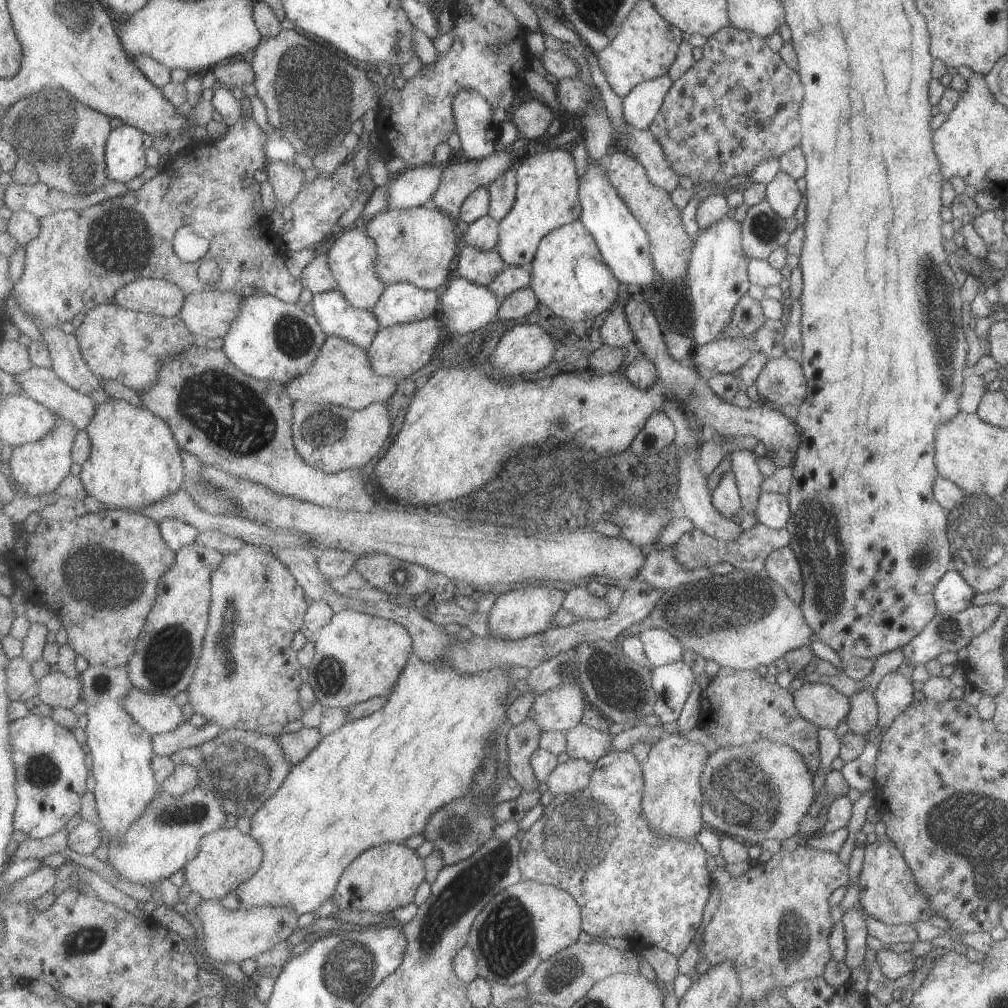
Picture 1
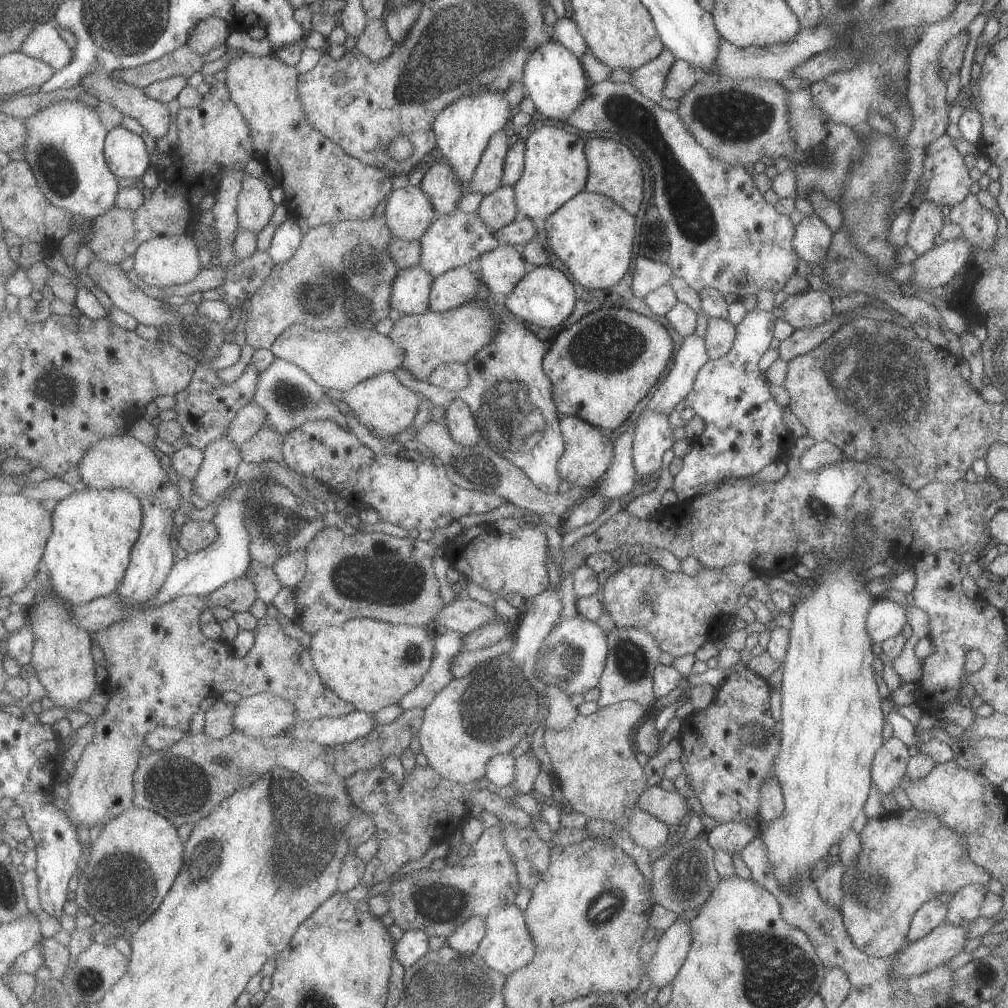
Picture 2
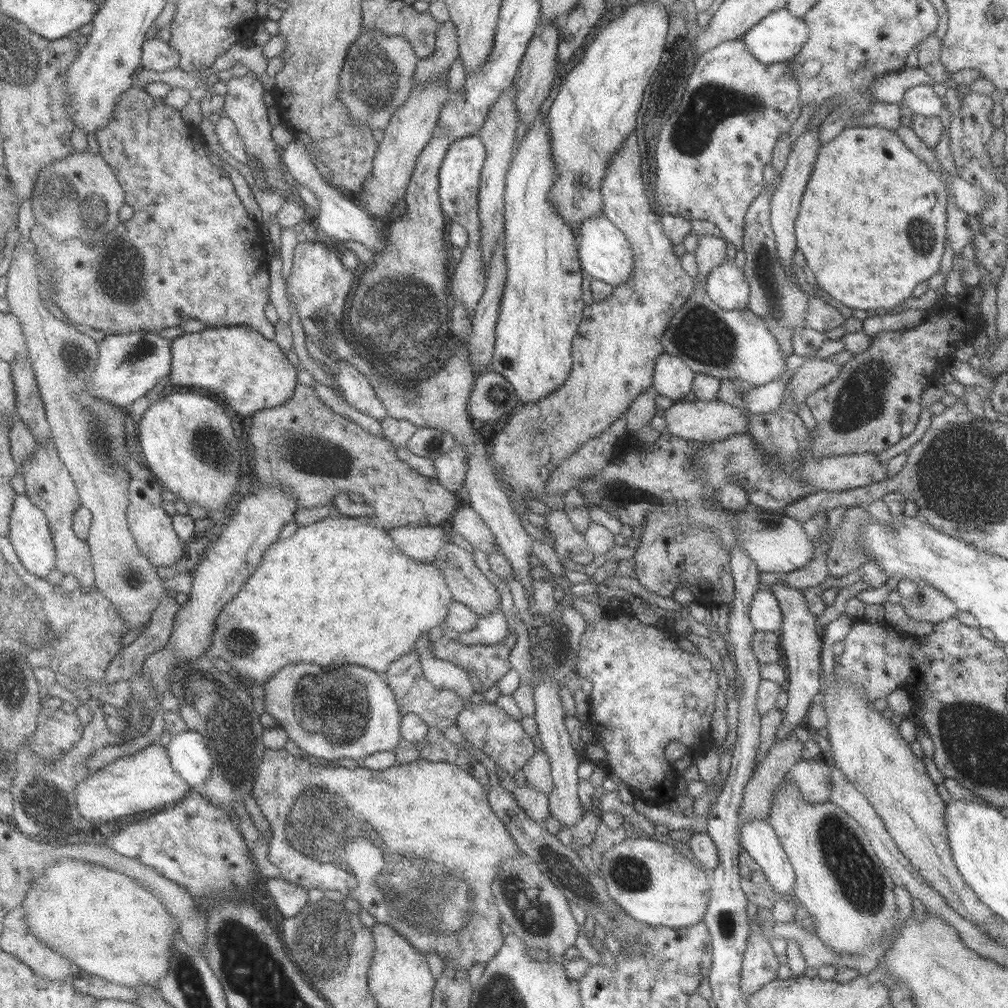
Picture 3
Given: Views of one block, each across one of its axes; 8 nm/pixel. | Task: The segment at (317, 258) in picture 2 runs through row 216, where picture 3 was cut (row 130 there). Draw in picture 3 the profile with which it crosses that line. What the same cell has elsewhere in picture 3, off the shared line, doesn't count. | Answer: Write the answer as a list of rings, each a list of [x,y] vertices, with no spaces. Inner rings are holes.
[[[366,28],[348,54],[341,72],[341,99],[354,119],[367,121],[374,130],[386,132],[392,118],[412,98],[416,90],[416,73],[421,59],[410,40],[404,36],[388,36],[382,30]]]

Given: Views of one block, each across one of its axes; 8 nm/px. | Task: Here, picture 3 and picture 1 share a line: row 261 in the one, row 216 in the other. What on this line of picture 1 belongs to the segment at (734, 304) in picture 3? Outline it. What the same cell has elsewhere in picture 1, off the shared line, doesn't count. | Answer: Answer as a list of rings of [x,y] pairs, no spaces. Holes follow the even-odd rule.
[[[731,210],[724,218],[716,220],[716,224],[710,228],[699,230],[692,249],[687,275],[694,310],[693,342],[696,346],[720,338],[732,321],[736,304],[739,304],[751,285],[747,273],[749,258],[746,258],[742,246],[742,228],[732,213]]]

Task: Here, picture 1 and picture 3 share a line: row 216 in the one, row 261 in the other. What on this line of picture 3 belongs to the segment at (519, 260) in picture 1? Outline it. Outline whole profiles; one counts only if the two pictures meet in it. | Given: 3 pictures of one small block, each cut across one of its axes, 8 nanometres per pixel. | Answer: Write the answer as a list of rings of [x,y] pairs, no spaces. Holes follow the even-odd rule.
[[[541,116],[532,128],[528,128],[526,135],[522,133],[520,137],[520,144],[515,155],[515,162],[509,172],[507,180],[507,221],[506,221],[506,261],[507,262],[507,292],[504,295],[500,320],[498,323],[498,340],[497,349],[491,369],[504,374],[509,378],[514,387],[517,388],[517,394],[521,406],[528,404],[538,404],[546,400],[551,394],[555,394],[557,390],[562,388],[566,383],[571,372],[575,370],[575,339],[580,334],[580,327],[584,322],[585,311],[587,310],[586,300],[584,300],[584,282],[586,282],[586,270],[583,267],[581,260],[580,238],[572,230],[572,227],[559,214],[559,210],[555,208],[555,204],[551,201],[551,190],[559,177],[557,172],[557,162],[553,156],[552,137],[550,134],[550,120],[549,116],[543,118]]]

